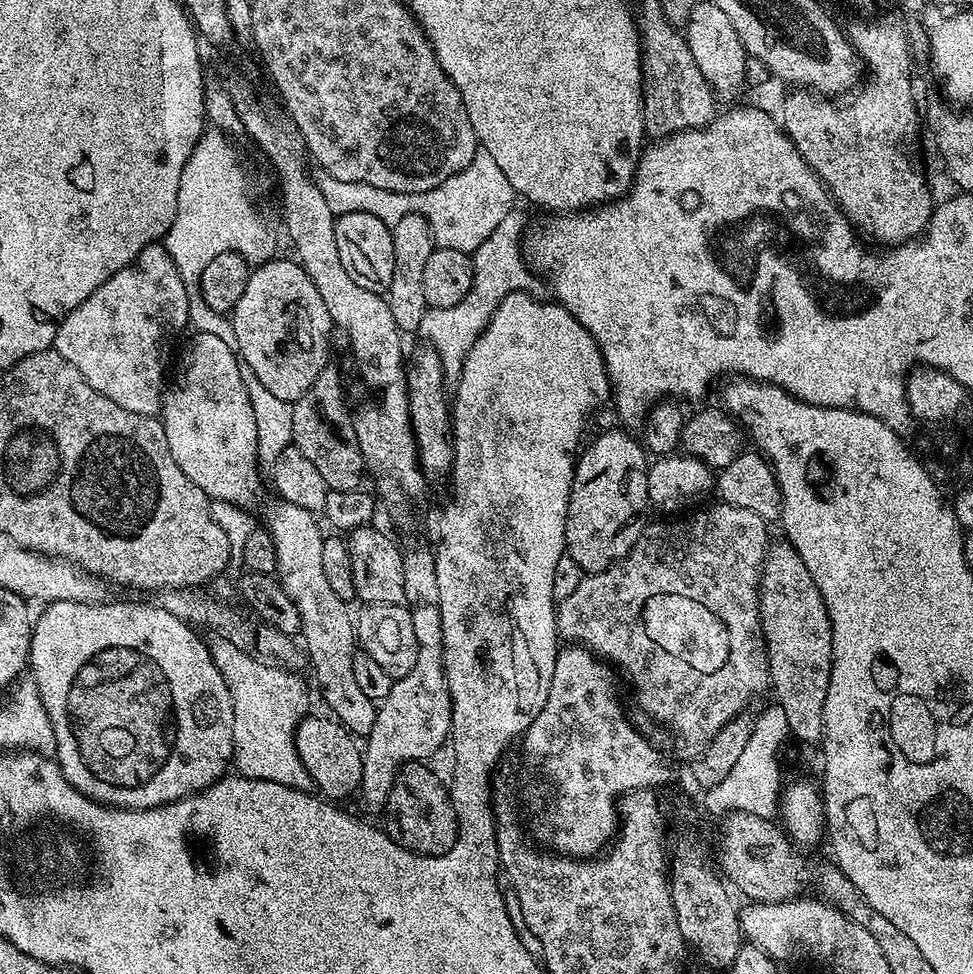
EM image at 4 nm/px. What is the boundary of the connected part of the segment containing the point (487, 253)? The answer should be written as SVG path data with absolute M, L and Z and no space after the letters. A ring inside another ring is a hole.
M514 210L502 218L502 222L476 252L471 253L474 282L470 294L458 304L449 308L429 308L422 318L419 330L421 337L425 336L427 343L438 354L444 367L445 377L459 377L464 369L464 360L470 354L474 342L484 332L492 315L498 310L502 298L511 292L527 292L540 294L545 291L546 284L543 279L526 263L522 247L522 237L525 235L524 216L520 210Z

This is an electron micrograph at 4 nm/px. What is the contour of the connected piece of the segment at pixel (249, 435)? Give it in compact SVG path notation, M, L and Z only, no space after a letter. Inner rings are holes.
M200 332L185 346L180 361L177 364L175 361L174 371L167 381L158 413L166 430L170 454L174 454L174 462L178 462L182 474L186 474L186 478L190 478L190 482L194 482L194 486L201 488L212 500L230 502L234 506L249 510L256 510L261 503L263 527L274 540L274 550L278 552L274 575L280 581L282 590L290 594L290 602L298 606L302 648L306 653L307 663L308 660L312 663L320 696L328 703L327 711L339 720L343 728L347 728L357 738L366 738L374 726L378 704L362 694L362 689L354 679L354 658L358 651L356 626L354 616L348 613L349 605L342 598L338 598L334 590L330 590L326 574L322 570L322 542L325 533L320 532L316 525L317 517L302 510L302 506L294 506L279 498L264 500L264 484L260 481L262 461L258 450L258 426L254 426L254 406L250 406L250 394L246 394L246 386L242 382L237 353L233 345L225 340L216 332Z

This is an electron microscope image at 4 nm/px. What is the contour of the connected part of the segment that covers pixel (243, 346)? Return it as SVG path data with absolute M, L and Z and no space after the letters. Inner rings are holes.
M273 258L265 264L257 264L248 273L246 290L242 290L242 298L232 307L232 336L235 351L239 359L244 360L254 370L254 374L278 398L295 402L314 386L314 378L329 363L328 339L334 333L334 325L326 310L326 302L314 290L314 282L306 274L306 270L295 259L280 260Z

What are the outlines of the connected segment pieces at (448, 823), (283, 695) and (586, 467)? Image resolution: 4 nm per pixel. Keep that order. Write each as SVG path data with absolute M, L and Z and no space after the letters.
M424 762L405 763L390 790L386 815L382 821L388 836L400 848L417 852L419 856L446 854L454 846L458 831L458 808L448 797L449 789L428 769Z
M216 638L220 640L211 641L212 657L214 658L214 666L218 666L218 674L222 674L222 682L226 682L226 690L230 690L230 702L234 706L234 738L232 739L232 759L235 771L246 778L254 778L255 780L265 780L266 782L278 782L282 786L290 786L297 788L303 792L309 791L313 787L310 774L306 770L306 766L302 766L302 758L298 758L298 750L296 749L296 727L300 725L300 721L309 715L308 708L308 688L304 685L304 680L295 671L289 670L275 662L269 662L263 658L257 658L251 651L243 652L236 644L231 644L231 639Z
M616 428L602 433L588 449L585 447L579 453L572 469L572 489L568 503L564 547L567 559L572 559L584 574L604 572L611 564L620 561L634 546L634 542L638 542L646 523L644 515L650 512L647 494L649 453L637 437L636 440L632 437L635 435L631 431Z

